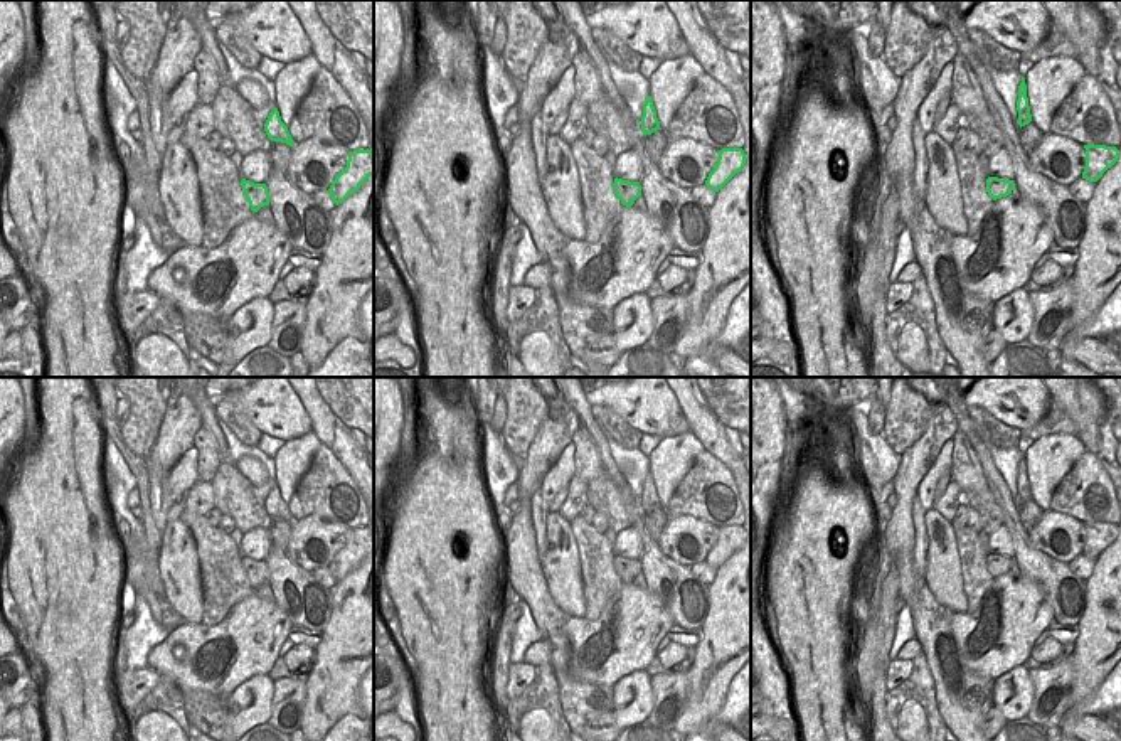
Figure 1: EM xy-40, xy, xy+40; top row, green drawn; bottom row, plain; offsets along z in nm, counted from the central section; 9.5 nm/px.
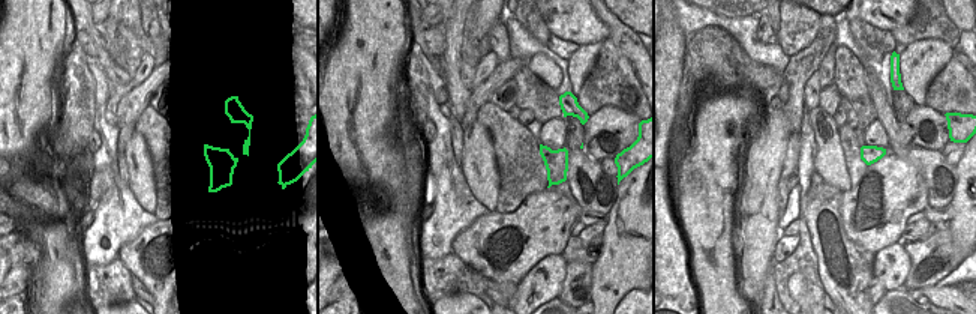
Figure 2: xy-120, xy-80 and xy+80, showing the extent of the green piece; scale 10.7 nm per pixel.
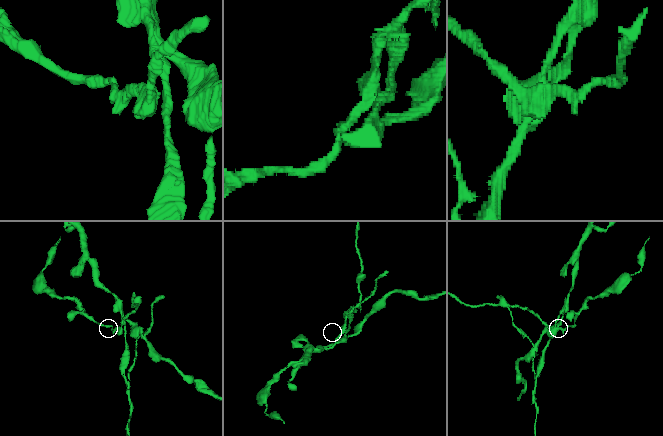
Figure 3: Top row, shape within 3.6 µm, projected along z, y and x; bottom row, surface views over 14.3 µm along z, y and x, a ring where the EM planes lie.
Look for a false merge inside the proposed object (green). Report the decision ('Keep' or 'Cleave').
Cleave.

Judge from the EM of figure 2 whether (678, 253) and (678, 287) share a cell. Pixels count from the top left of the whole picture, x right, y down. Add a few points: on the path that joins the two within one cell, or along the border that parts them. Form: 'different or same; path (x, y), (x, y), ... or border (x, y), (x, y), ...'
same; path (678, 262), (678, 278)

